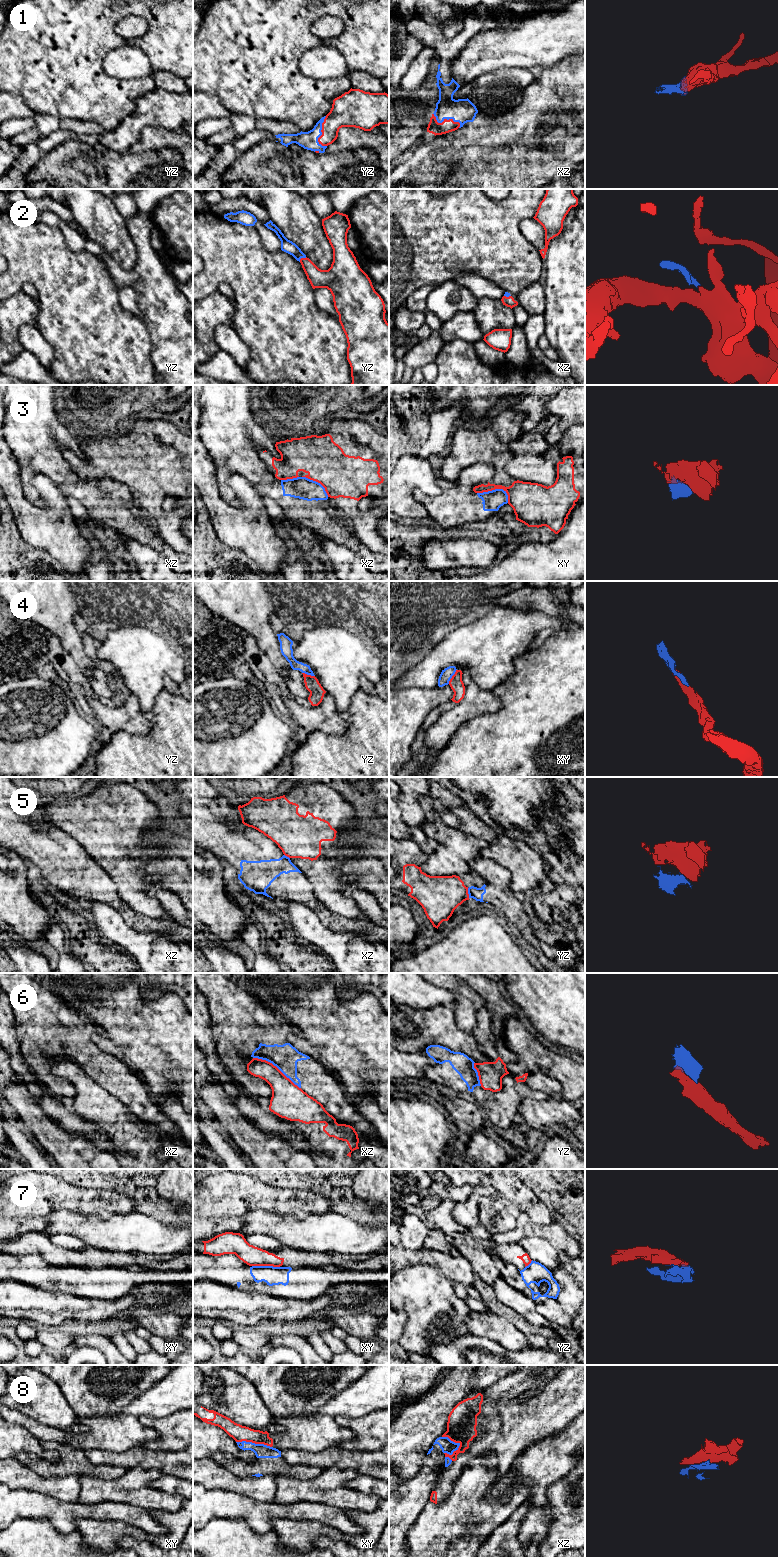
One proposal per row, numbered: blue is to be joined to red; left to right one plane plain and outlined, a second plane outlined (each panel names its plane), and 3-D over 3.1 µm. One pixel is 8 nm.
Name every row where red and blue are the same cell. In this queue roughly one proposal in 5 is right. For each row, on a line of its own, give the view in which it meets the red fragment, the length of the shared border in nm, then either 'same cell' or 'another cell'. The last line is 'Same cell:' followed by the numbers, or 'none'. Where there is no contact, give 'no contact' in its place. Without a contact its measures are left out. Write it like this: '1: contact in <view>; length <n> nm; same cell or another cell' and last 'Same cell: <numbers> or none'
1: contact in xz; length 240 nm; same cell
2: contact in yz; length 70 nm; same cell
3: contact in xy; length 260 nm; another cell
4: contact in xy; length 140 nm; same cell
5: contact in yz; length 80 nm; another cell
6: contact in xz; length 460 nm; another cell
7: contact in xy; length 220 nm; another cell
8: contact in xz; length 220 nm; another cell
Same cell: 1, 2, 4

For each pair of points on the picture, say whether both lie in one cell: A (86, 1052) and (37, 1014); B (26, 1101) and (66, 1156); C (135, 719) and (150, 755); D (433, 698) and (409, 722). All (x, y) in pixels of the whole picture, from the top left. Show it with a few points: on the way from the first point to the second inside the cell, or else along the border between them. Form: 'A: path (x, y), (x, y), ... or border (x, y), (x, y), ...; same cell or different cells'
A: path (74, 1050), (49, 1026); same cell
B: path (33, 1115), (57, 1142); same cell
C: border (151, 723), (147, 733), (118, 731); different cells
D: path (427, 704), (415, 716); same cell

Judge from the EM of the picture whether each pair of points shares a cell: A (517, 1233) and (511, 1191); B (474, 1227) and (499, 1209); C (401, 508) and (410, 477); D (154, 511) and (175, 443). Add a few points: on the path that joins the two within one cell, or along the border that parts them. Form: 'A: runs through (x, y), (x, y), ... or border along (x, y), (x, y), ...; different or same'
A: border along (516, 1218), (516, 1226), (508, 1231); different
B: border along (478, 1201), (478, 1219), (491, 1235); different
C: runs through (401, 500), (401, 490), (406, 485); same
D: runs through (154, 494), (154, 467), (161, 460); same

